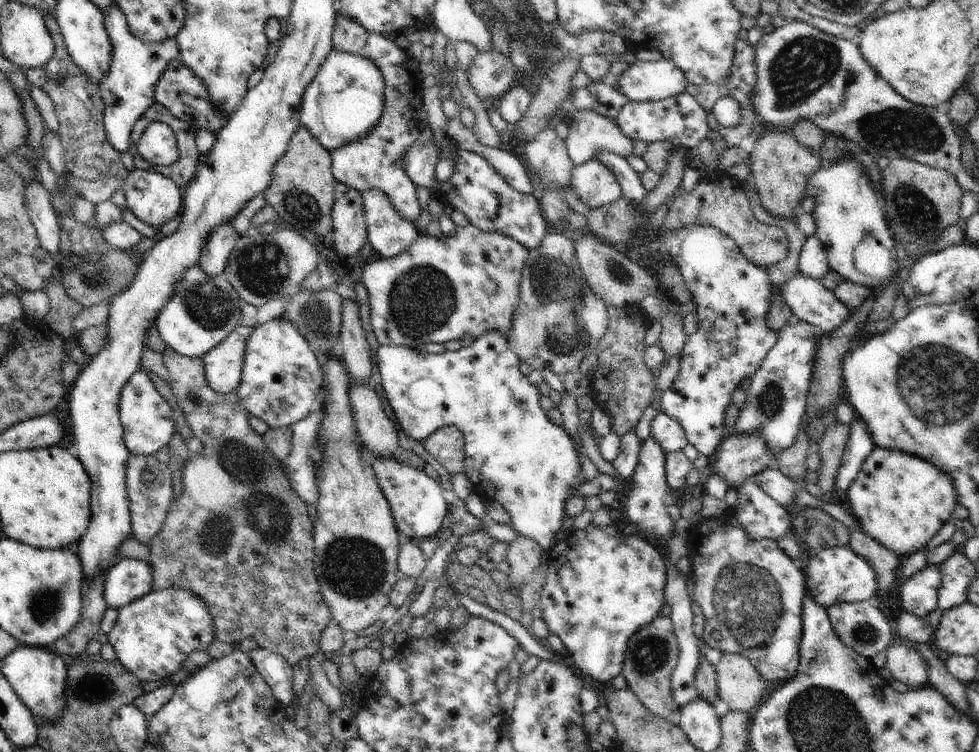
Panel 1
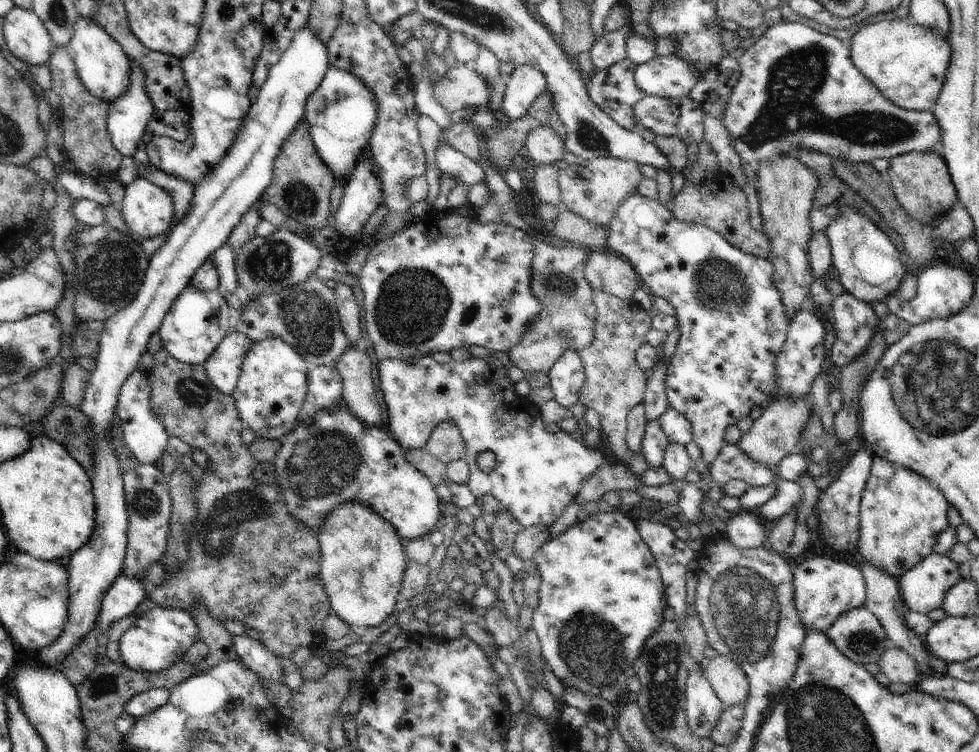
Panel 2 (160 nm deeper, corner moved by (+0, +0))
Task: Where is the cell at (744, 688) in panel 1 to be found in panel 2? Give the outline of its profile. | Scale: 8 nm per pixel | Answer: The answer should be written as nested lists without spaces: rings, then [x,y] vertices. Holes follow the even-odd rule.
[[[717,655],[709,660],[703,674],[712,690],[723,704],[723,708],[744,704],[748,696],[748,677],[742,665],[729,656]]]

